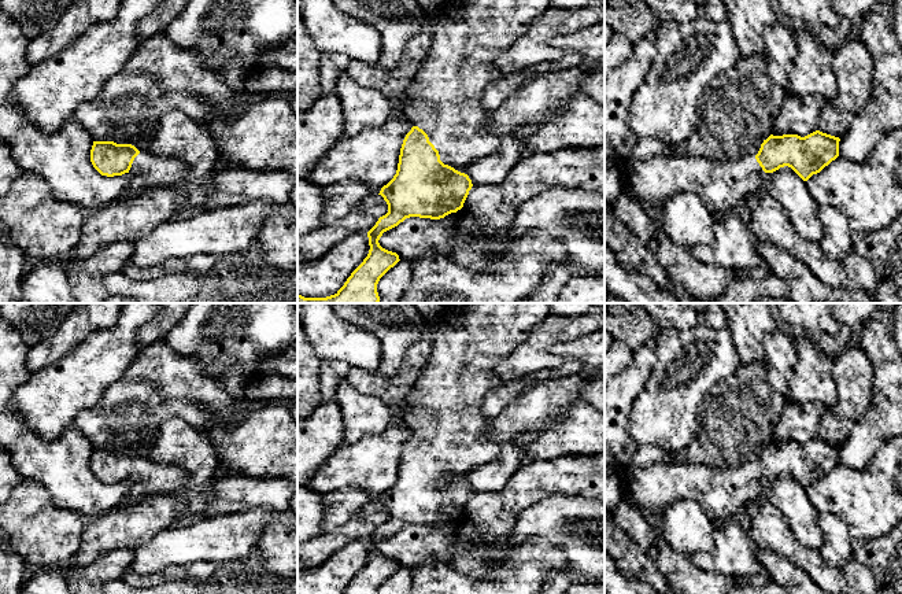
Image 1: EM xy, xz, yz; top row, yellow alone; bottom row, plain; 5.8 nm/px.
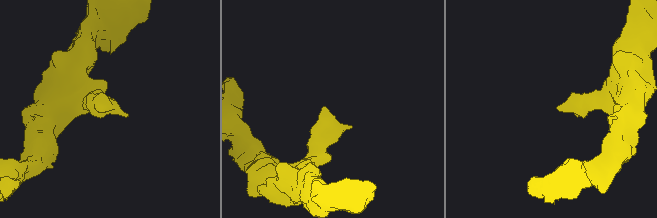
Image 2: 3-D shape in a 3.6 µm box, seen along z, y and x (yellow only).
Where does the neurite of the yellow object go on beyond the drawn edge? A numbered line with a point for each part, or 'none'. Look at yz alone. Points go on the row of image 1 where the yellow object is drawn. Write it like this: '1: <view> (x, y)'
1: yz (720, 184)

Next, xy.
1: xy (147, 170)

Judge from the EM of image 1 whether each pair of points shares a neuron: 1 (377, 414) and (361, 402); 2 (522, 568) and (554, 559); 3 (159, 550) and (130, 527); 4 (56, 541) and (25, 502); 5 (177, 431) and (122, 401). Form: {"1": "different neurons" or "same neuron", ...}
{"1": "same neuron", "2": "same neuron", "3": "different neurons", "4": "same neuron", "5": "different neurons"}

